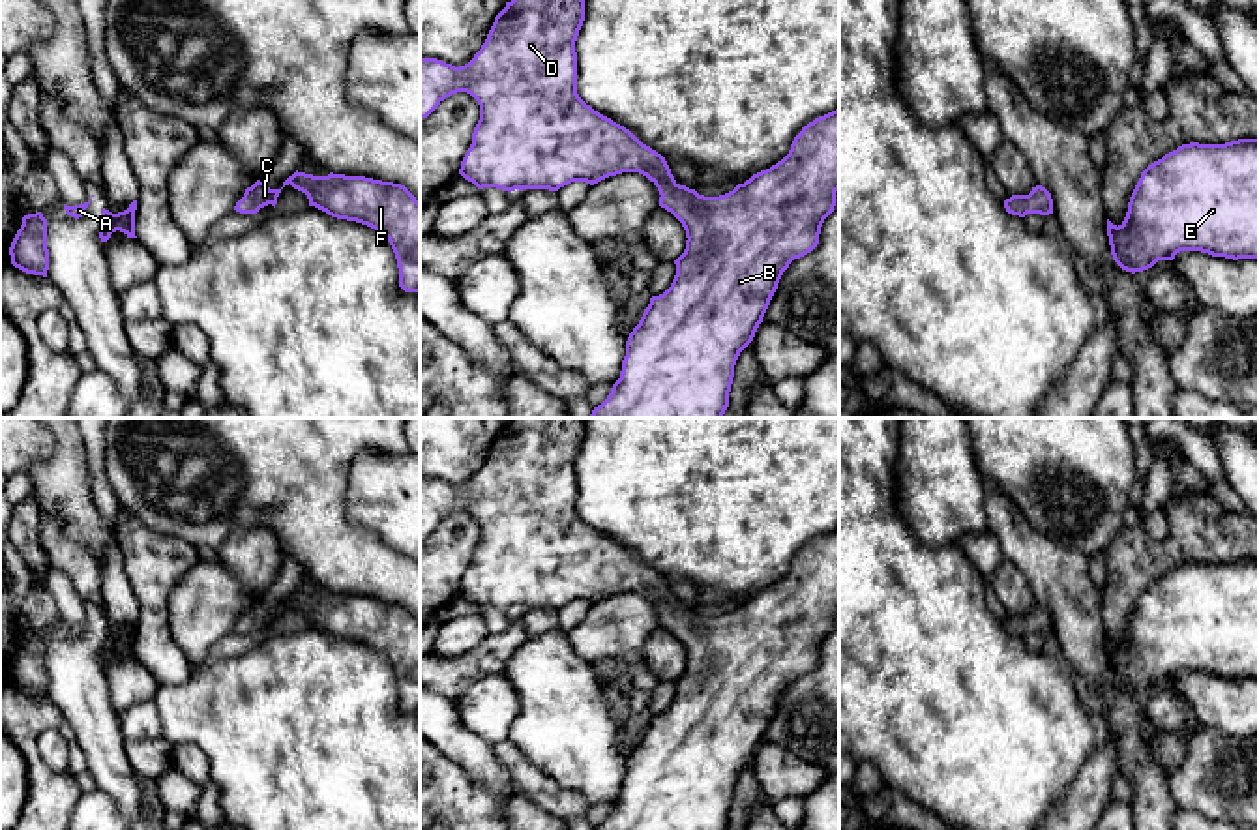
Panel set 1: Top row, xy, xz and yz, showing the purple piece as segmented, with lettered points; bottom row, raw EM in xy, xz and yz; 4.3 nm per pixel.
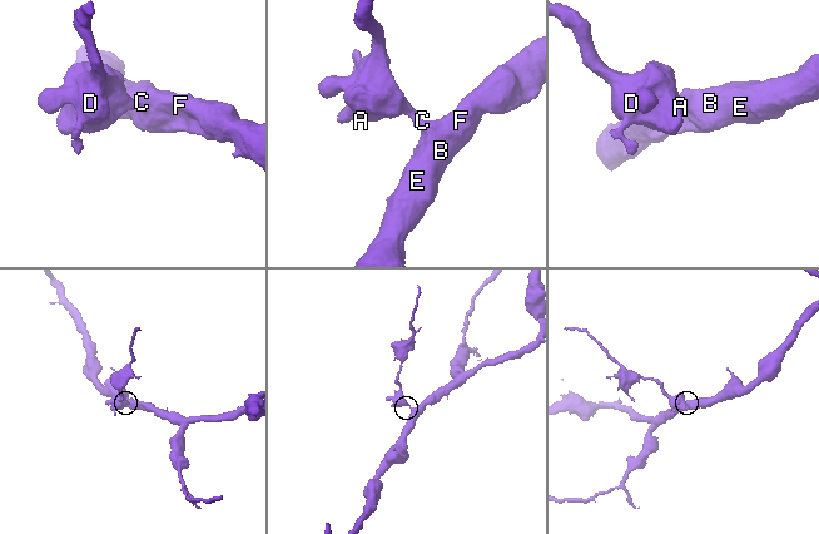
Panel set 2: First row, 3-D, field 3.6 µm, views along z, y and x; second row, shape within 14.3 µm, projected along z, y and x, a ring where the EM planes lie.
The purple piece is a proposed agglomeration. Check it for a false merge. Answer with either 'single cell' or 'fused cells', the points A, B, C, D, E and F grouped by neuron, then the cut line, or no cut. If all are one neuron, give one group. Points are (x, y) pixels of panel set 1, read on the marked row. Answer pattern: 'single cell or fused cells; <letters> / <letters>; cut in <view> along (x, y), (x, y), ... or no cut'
single cell; A B C D E F; no cut

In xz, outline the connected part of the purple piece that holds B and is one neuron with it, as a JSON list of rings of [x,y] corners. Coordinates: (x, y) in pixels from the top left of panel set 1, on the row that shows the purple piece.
[[[585,0],[506,2],[485,43],[468,64],[455,67],[437,58],[420,58],[420,120],[457,92],[467,92],[478,101],[480,120],[459,169],[459,174],[478,189],[558,191],[571,182],[594,185],[622,172],[646,176],[661,195],[659,206],[682,223],[688,238],[686,249],[674,260],[676,275],[671,287],[650,298],[639,324],[630,333],[620,378],[607,399],[594,407],[590,418],[723,418],[736,360],[753,341],[783,272],[794,259],[817,247],[821,227],[834,212],[839,189],[839,109],[804,126],[789,154],[770,169],[753,174],[725,195],[699,195],[674,180],[661,154],[579,97],[575,41],[583,21]]]

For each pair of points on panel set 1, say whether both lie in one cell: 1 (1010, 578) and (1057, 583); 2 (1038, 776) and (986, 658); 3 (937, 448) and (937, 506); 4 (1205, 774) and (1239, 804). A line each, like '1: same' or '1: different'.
1: different
2: same
3: same
4: same

